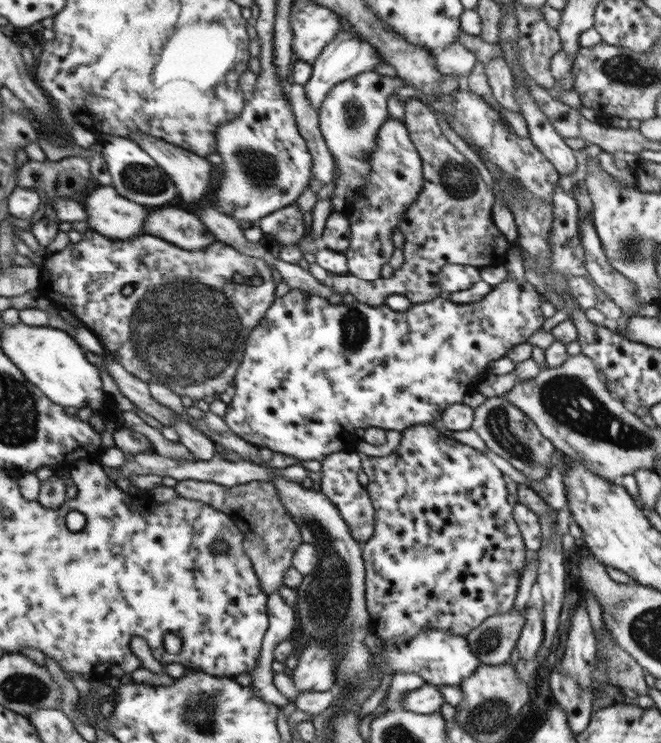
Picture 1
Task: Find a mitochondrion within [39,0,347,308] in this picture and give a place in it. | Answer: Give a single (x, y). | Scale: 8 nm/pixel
(263, 170)

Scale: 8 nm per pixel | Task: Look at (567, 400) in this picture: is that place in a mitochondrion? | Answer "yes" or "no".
yes

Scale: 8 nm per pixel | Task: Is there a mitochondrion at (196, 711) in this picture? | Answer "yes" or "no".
yes

